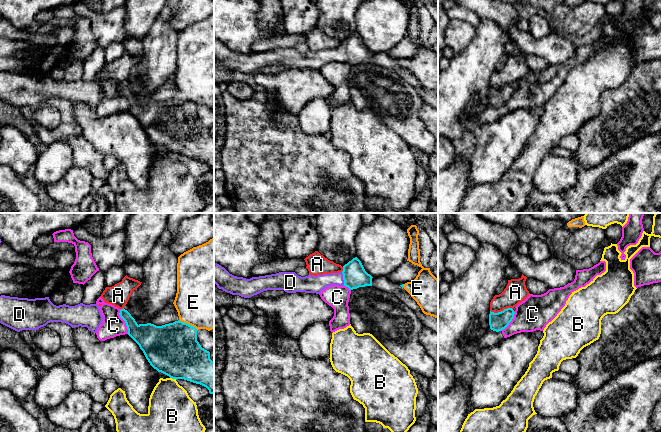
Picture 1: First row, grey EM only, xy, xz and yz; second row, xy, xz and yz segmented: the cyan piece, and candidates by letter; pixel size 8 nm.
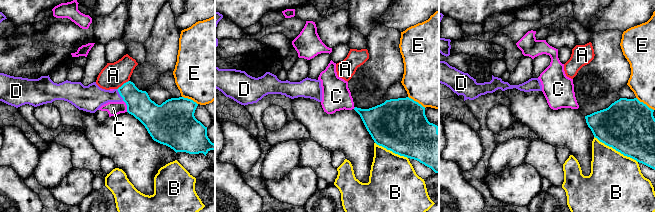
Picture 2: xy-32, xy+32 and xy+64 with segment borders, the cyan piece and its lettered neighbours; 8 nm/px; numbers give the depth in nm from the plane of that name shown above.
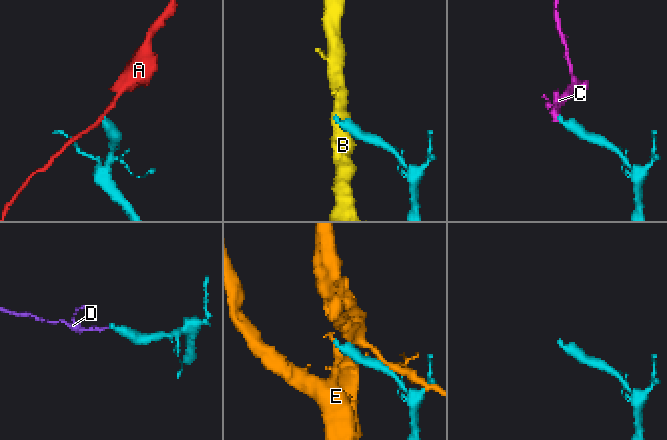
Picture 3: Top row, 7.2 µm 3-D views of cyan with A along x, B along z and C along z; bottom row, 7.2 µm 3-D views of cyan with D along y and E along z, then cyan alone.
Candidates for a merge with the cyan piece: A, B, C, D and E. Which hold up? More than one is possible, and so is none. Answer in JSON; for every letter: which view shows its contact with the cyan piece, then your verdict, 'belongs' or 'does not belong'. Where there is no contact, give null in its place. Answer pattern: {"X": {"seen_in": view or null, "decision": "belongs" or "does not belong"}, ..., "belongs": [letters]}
{"A": {"seen_in": "yz", "decision": "does not belong"}, "B": {"seen_in": "xy", "decision": "does not belong"}, "C": {"seen_in": "xy", "decision": "does not belong"}, "D": {"seen_in": "xz", "decision": "belongs"}, "E": {"seen_in": "xy", "decision": "does not belong"}, "belongs": ["D"]}

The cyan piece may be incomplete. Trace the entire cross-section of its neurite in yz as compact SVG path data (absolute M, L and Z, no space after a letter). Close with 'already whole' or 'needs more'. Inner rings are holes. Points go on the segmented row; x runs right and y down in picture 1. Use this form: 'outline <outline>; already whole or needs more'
outline M512 308L504 309L501 312L494 313L490 311L489 325L490 329L496 332L505 329L514 318L514 310Z; already whole

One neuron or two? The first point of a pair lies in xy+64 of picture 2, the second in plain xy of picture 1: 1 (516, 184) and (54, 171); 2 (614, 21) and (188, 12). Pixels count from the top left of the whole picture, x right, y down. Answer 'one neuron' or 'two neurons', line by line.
1: two neurons
2: one neuron

